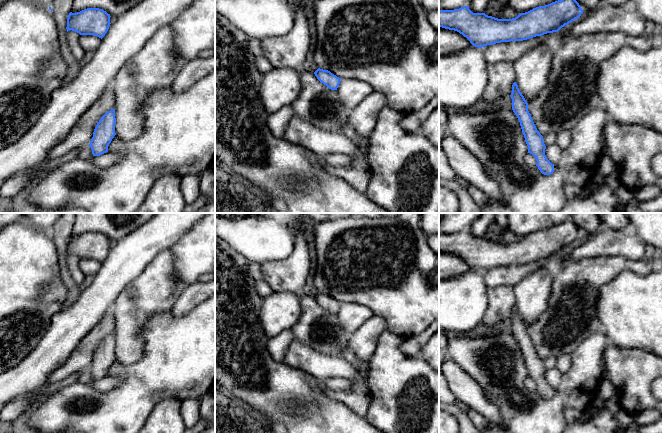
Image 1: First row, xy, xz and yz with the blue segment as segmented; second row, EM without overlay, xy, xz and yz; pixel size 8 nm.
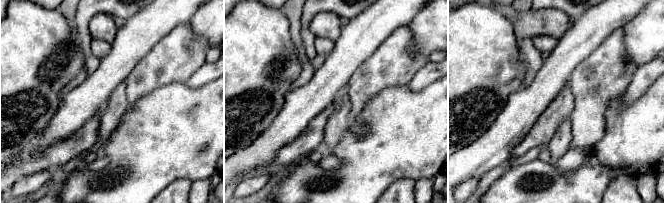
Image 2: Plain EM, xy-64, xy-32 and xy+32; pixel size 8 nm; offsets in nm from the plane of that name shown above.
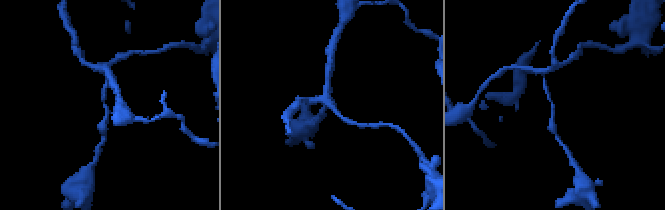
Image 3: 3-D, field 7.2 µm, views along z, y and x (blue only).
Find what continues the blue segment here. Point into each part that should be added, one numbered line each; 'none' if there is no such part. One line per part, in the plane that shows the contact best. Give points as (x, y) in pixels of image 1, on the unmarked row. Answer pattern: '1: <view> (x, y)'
none

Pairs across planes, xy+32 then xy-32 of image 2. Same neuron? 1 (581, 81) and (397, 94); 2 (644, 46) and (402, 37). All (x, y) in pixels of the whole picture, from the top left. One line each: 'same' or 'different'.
1: different
2: different

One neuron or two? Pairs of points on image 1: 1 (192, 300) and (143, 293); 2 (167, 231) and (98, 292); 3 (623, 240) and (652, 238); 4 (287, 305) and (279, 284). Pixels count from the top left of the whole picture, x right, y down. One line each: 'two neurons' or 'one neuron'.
1: two neurons
2: one neuron
3: two neurons
4: two neurons

